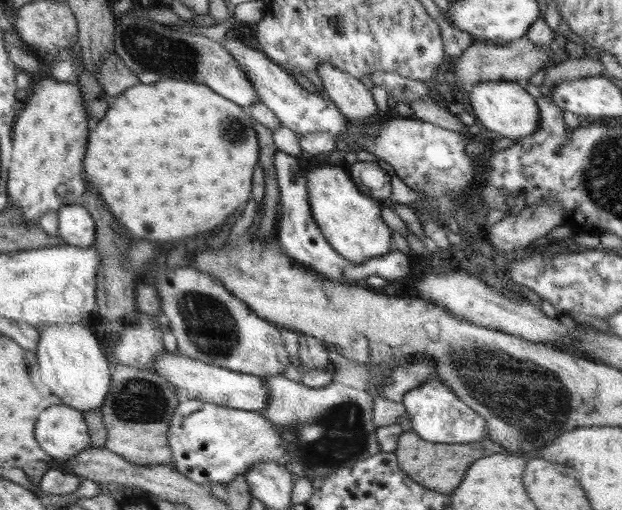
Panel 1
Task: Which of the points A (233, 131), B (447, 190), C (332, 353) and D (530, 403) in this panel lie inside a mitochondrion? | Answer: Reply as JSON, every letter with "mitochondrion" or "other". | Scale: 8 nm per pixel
{"A":"mitochondrion","B":"mitochondrion","C":"other","D":"mitochondrion"}

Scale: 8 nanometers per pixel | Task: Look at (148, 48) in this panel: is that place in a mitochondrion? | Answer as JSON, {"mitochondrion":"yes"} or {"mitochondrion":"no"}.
{"mitochondrion":"yes"}

